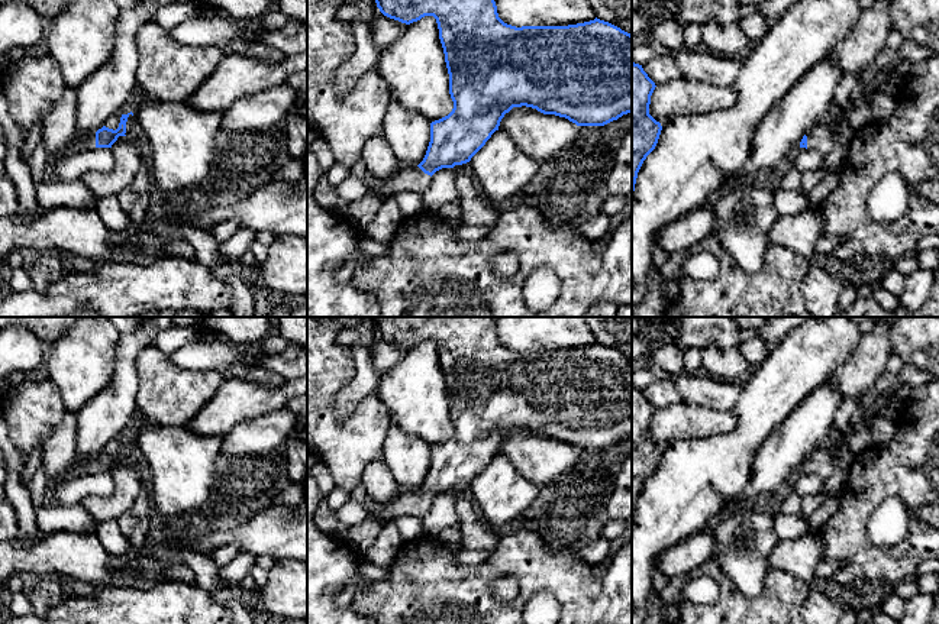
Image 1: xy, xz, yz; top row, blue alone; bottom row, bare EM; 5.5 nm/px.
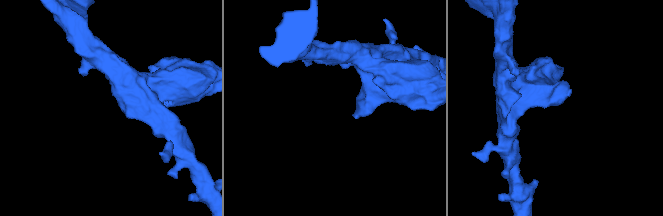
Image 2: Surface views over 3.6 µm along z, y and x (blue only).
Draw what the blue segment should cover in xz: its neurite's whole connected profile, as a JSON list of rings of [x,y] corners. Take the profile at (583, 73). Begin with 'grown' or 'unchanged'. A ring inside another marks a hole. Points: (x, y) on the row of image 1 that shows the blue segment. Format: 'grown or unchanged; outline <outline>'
grown; outline [[[375,0],[375,3],[384,16],[406,25],[425,16],[436,19],[454,101],[448,116],[430,123],[430,142],[423,161],[419,165],[401,166],[393,178],[378,182],[383,200],[400,191],[423,195],[436,171],[470,162],[498,130],[501,119],[513,107],[532,107],[543,114],[565,117],[577,126],[604,126],[623,114],[632,114],[632,35],[609,22],[596,17],[568,26],[516,28],[498,17],[494,0]]]

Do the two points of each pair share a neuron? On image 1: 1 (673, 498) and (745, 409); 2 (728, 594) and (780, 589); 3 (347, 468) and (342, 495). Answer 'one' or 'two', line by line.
1: one
2: one
3: two

